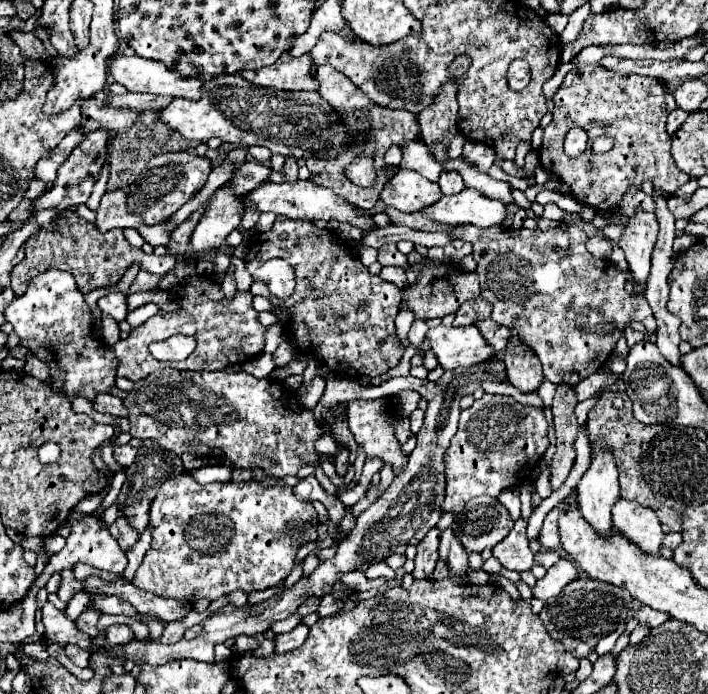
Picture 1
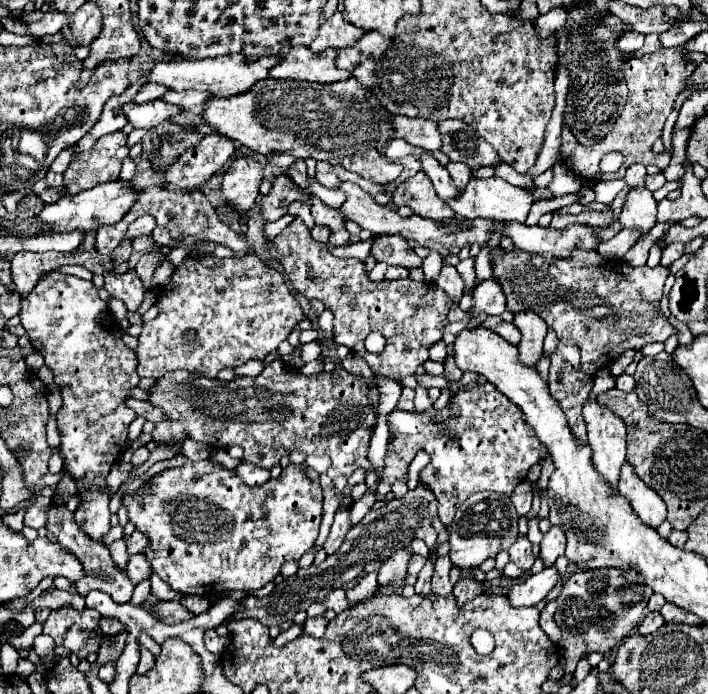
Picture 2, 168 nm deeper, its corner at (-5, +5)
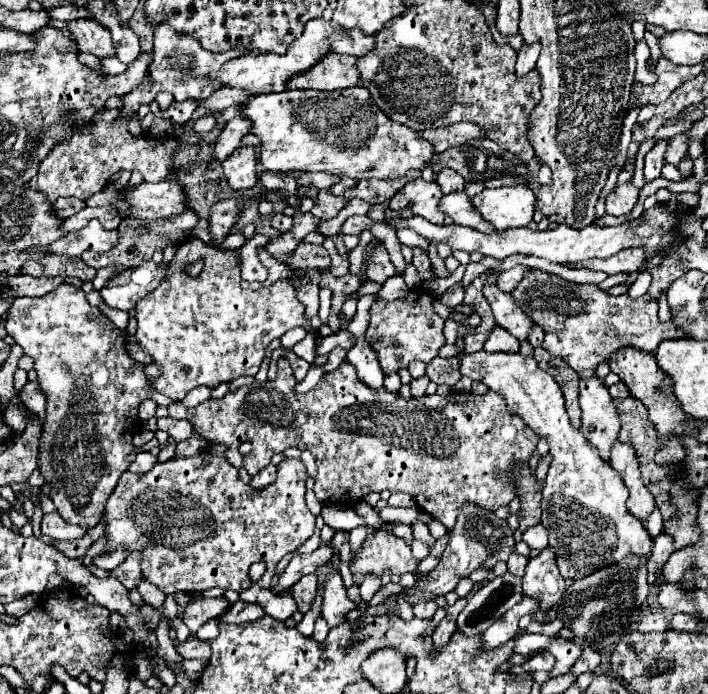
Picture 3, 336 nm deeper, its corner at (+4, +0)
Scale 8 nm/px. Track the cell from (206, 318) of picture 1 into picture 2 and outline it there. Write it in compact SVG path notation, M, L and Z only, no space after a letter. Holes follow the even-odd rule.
M244 255L244 259L228 257L216 259L206 257L204 261L196 261L186 257L180 267L172 273L168 283L158 293L160 315L142 325L142 333L138 337L136 357L138 357L138 375L140 377L162 377L174 369L198 371L206 377L216 377L222 367L238 367L248 359L264 359L268 353L276 351L282 341L288 339L294 325L304 319L302 307L294 299L294 293L286 285L282 273L264 263L258 255ZM186 329L194 329L202 341L200 347L190 349L182 345L182 333Z

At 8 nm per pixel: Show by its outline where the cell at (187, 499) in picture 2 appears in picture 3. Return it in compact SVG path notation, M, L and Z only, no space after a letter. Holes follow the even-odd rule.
M205 452L205 454L199 454L199 456L193 456L193 458L173 458L165 464L157 464L151 472L147 474L133 474L133 472L125 472L121 478L119 478L119 484L117 488L113 490L113 494L109 496L107 504L105 504L105 512L103 512L103 520L107 520L107 526L105 526L105 550L93 560L97 568L104 570L115 570L125 558L129 552L141 552L143 560L141 560L141 570L143 570L143 576L155 584L159 590L163 590L165 594L175 594L175 592L187 592L187 594L197 594L197 592L205 592L209 588L215 588L215 586L221 586L225 590L235 590L235 592L241 592L241 590L247 590L251 586L251 578L249 578L249 568L253 562L265 562L267 570L265 574L259 578L259 586L261 588L271 588L271 578L275 576L275 568L279 564L279 560L287 554L291 554L297 546L301 546L305 540L311 538L313 530L315 530L315 516L311 514L311 510L307 508L305 504L305 480L307 480L307 470L303 466L301 460L291 460L287 458L285 462L281 462L279 466L279 478L275 484L263 488L263 490L257 490L249 484L243 484L239 480L239 472L235 466L231 466L227 462L227 458L219 452Z

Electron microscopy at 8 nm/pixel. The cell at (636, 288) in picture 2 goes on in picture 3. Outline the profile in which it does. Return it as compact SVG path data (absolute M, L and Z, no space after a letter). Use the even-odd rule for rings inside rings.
M531 270L513 290L513 298L523 312L545 330L543 348L551 356L565 360L581 378L589 378L589 374L621 346L655 352L665 338L687 338L687 332L673 320L661 322L657 318L657 302L651 302L651 298L641 296L631 300L627 294L609 296L593 284L571 284L541 270Z

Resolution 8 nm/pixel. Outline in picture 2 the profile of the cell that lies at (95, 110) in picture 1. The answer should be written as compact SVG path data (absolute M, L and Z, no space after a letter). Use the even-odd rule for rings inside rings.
M154 99L148 103L126 103L122 105L122 113L126 115L128 123L136 129L150 129L152 125L160 125L160 121L170 119L172 115L180 113L180 107L168 105L162 99Z

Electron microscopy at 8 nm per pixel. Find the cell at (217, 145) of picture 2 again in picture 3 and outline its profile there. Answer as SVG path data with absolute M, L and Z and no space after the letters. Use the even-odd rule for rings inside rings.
M245 116L233 118L233 120L221 130L221 134L219 134L219 138L217 138L215 146L213 146L213 150L215 150L215 154L217 154L217 160L225 160L225 158L239 146L241 138L251 132L251 126L253 126L253 122L251 122L249 118L245 118Z

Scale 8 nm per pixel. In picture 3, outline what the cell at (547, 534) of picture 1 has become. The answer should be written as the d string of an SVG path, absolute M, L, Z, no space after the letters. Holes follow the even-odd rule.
M551 548L541 550L537 558L529 560L523 576L523 596L539 600L537 610L531 614L535 622L539 624L549 622L547 614L559 604L565 588L567 588L565 578L557 570L555 552Z

